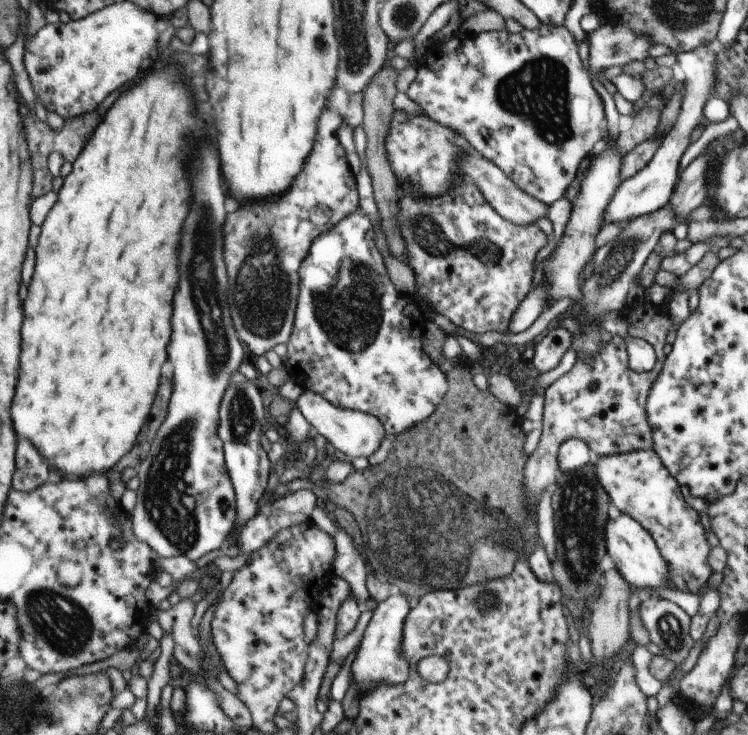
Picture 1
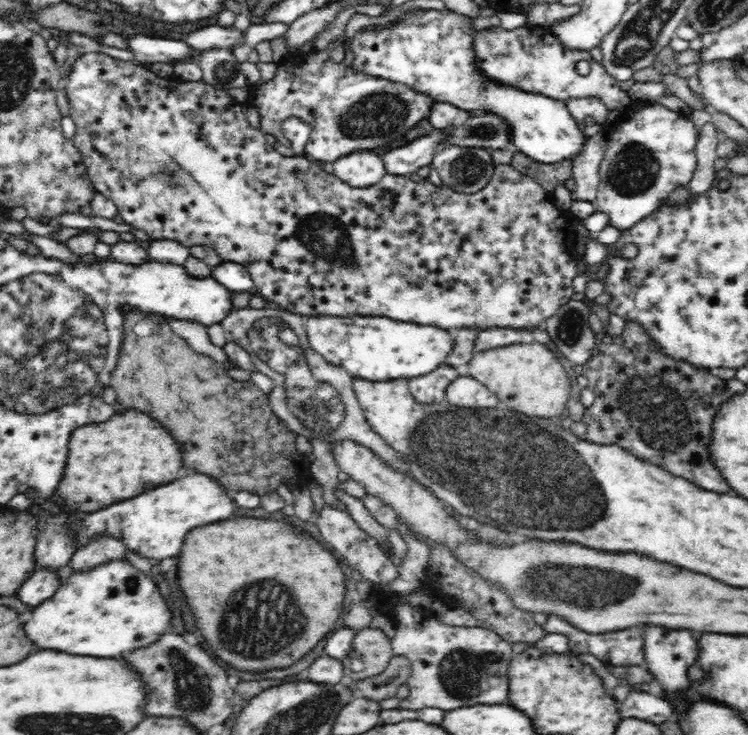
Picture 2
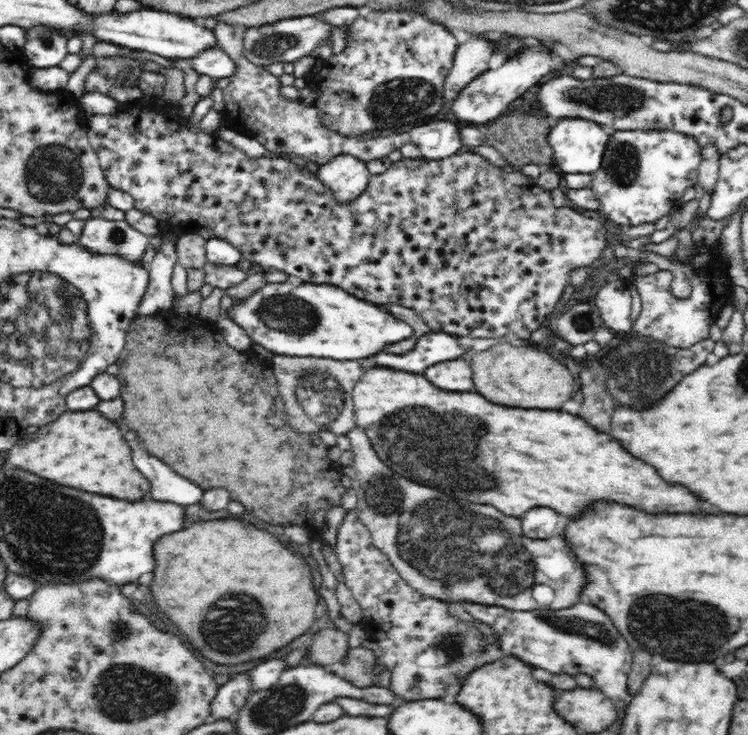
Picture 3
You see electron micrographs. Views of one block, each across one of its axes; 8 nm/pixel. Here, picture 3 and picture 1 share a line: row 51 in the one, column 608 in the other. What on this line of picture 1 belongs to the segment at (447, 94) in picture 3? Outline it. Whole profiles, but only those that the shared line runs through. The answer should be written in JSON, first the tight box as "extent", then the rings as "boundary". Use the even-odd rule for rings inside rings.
{"extent":[595,450,712,597],"boundary":[[[637,450],[595,458],[595,476],[609,494],[613,506],[620,513],[631,516],[653,537],[658,551],[667,563],[667,588],[691,592],[702,597],[707,592],[707,580],[712,571],[707,566],[709,548],[699,514],[681,495],[677,481],[668,474],[657,454],[649,450]]]}

